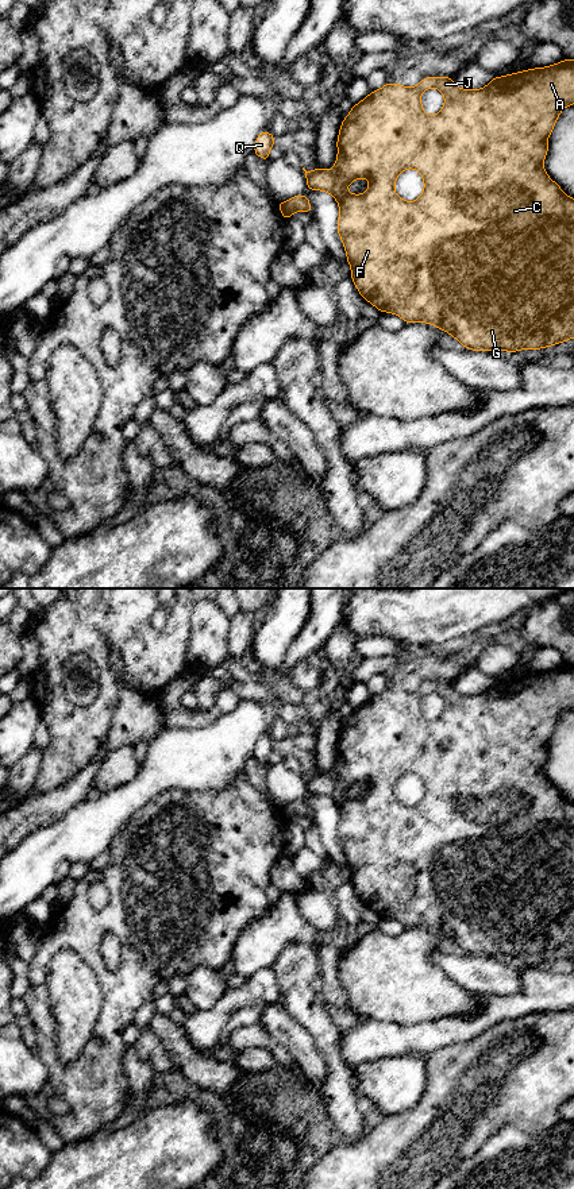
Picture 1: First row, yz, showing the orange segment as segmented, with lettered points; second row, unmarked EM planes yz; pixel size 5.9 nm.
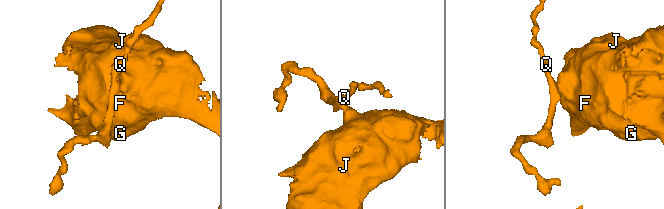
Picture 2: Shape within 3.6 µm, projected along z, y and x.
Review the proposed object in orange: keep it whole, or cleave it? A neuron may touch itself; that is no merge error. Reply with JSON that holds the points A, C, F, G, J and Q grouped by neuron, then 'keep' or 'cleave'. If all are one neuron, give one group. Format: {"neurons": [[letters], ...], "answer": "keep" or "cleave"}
{"neurons": [["A", "C", "F", "G", "J"], ["Q"]], "answer": "cleave"}

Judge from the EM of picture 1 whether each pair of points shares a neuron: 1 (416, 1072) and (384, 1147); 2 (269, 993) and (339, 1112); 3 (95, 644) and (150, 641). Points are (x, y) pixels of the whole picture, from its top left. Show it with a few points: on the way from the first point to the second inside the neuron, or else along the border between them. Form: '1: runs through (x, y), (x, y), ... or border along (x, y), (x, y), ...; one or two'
1: border along (423, 1092), (413, 1107), (384, 1118); two
2: border along (272, 968), (280, 991); two
3: runs through (104, 632), (130, 632), (135, 637); one

